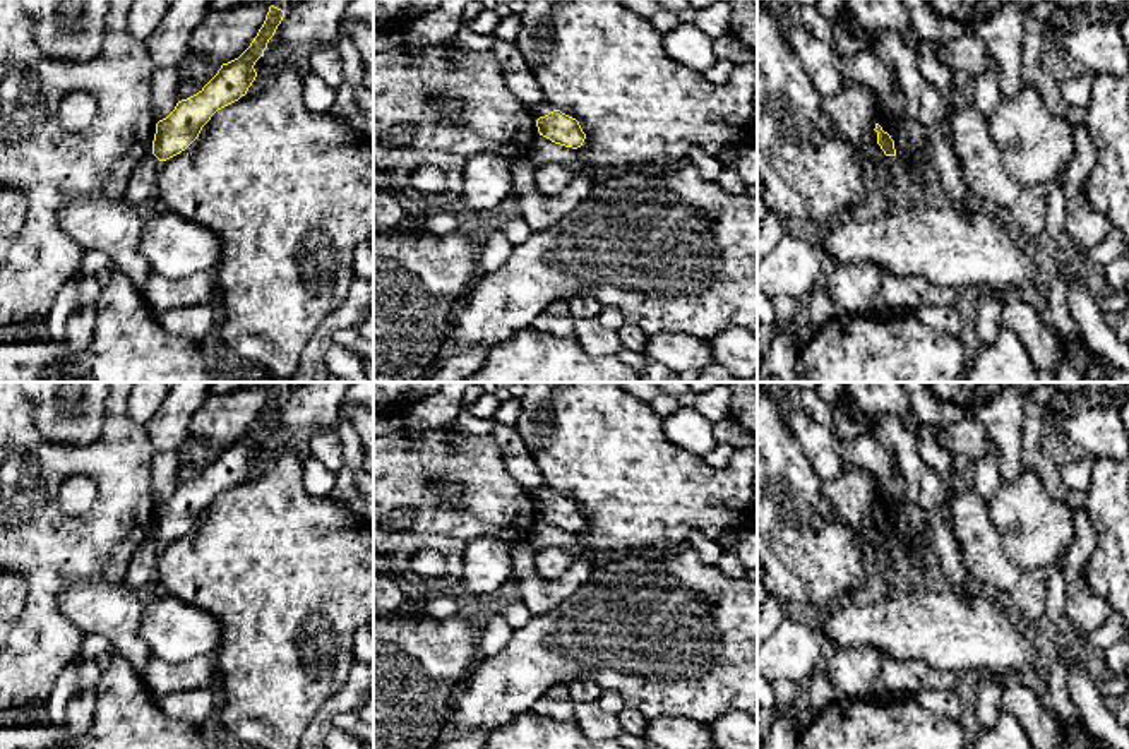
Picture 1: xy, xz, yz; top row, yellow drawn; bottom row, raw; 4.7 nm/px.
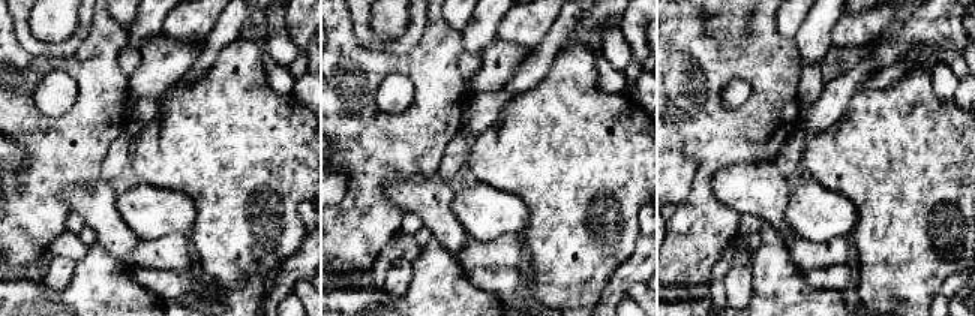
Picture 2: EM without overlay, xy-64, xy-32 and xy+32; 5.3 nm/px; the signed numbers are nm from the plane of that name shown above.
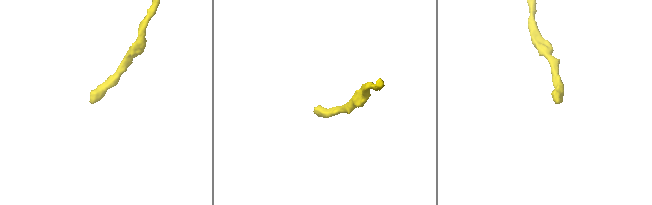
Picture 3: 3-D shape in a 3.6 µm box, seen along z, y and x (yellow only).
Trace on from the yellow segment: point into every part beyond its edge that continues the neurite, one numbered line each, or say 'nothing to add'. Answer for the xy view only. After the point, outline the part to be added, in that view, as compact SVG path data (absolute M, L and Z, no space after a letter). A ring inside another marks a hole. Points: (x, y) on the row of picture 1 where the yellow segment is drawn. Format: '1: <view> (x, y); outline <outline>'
nothing to add

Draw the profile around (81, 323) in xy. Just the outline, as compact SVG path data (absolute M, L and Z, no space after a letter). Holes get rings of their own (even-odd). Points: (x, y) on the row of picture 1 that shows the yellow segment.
M79 307L67 319L65 339L70 346L87 348L96 326L96 309Z

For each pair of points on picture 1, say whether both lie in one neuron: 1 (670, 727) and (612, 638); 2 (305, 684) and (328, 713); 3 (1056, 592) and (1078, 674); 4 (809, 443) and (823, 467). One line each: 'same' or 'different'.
1: different
2: different
3: same
4: same

